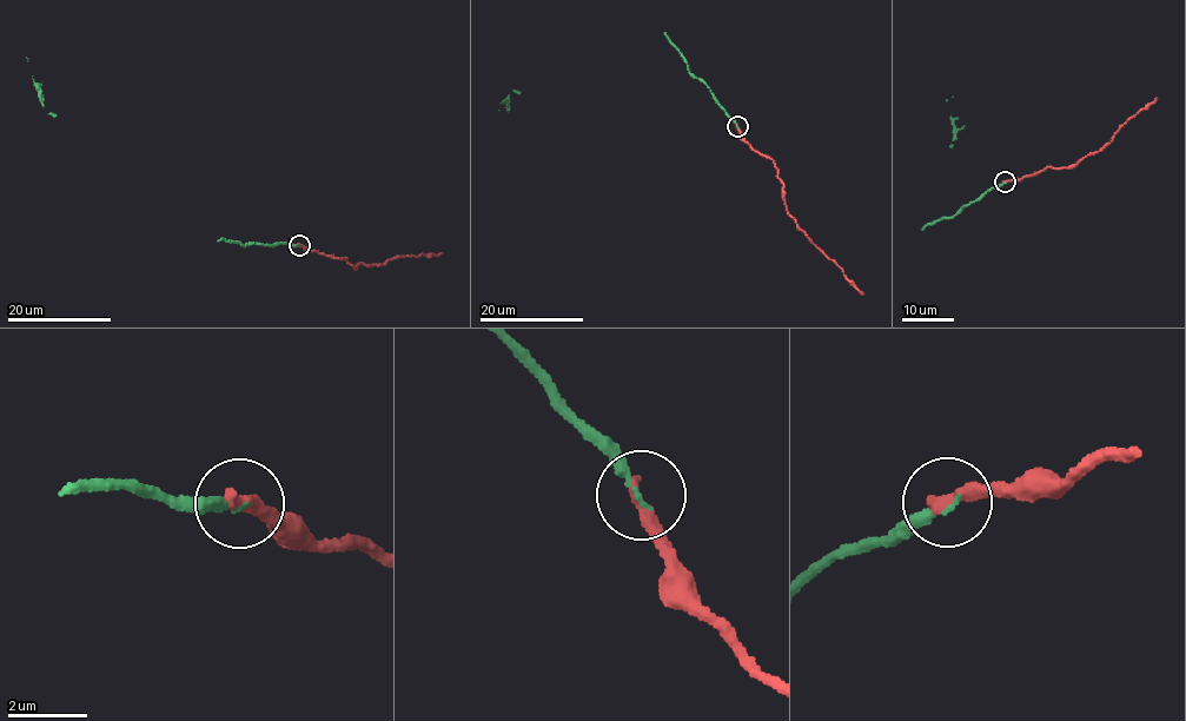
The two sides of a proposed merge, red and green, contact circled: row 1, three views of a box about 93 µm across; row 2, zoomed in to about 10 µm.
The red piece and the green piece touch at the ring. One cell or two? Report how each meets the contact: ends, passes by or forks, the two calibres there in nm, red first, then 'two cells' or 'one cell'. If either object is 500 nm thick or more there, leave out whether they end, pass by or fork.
red ends there; green ends there; 380 nm thick on the red side, 170 nm on the other; one cell

